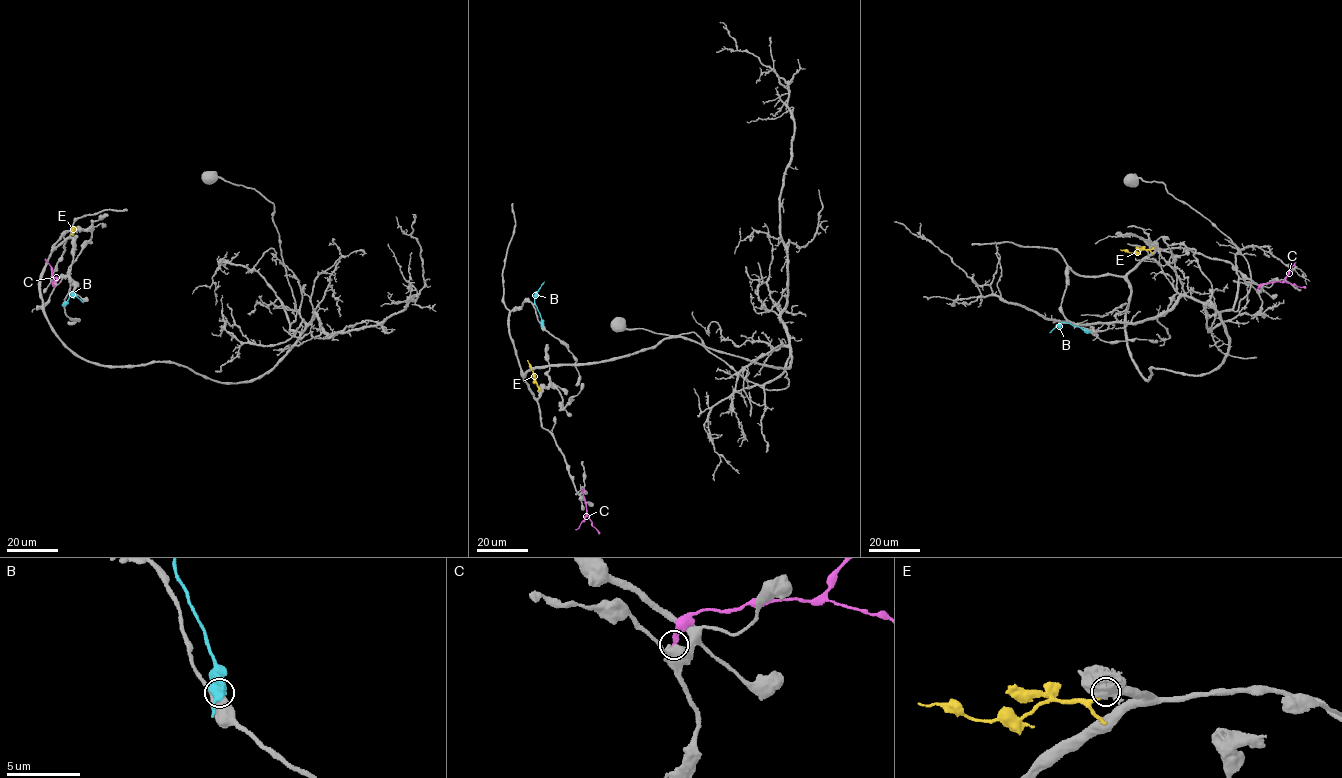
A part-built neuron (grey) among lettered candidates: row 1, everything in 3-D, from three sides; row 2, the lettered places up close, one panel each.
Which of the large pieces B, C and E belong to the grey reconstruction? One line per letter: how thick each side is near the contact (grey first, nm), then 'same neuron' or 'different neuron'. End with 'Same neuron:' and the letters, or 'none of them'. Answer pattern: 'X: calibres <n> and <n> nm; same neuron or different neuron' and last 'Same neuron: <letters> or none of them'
B: calibres 500 and 550 nm; different neuron
C: calibres 750 and 300 nm; different neuron
E: calibres 480 and 550 nm; different neuron
Same neuron: none of them

